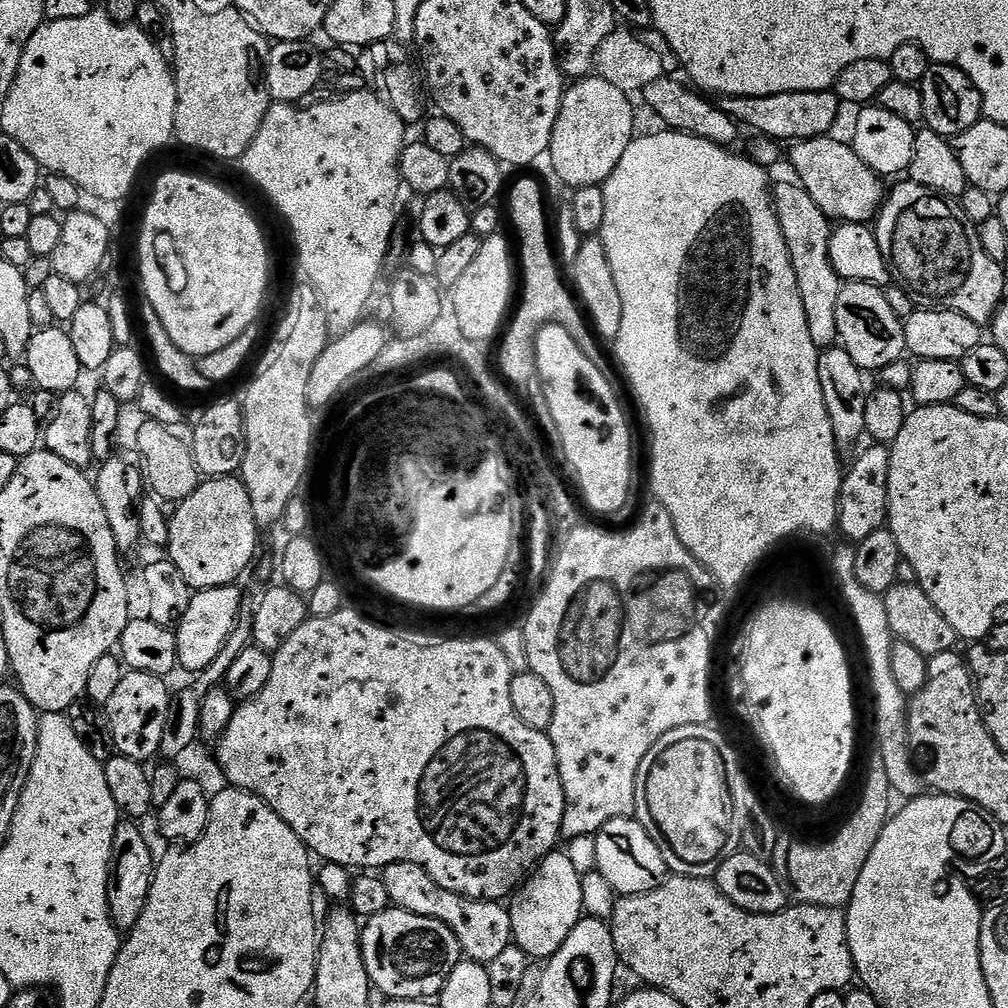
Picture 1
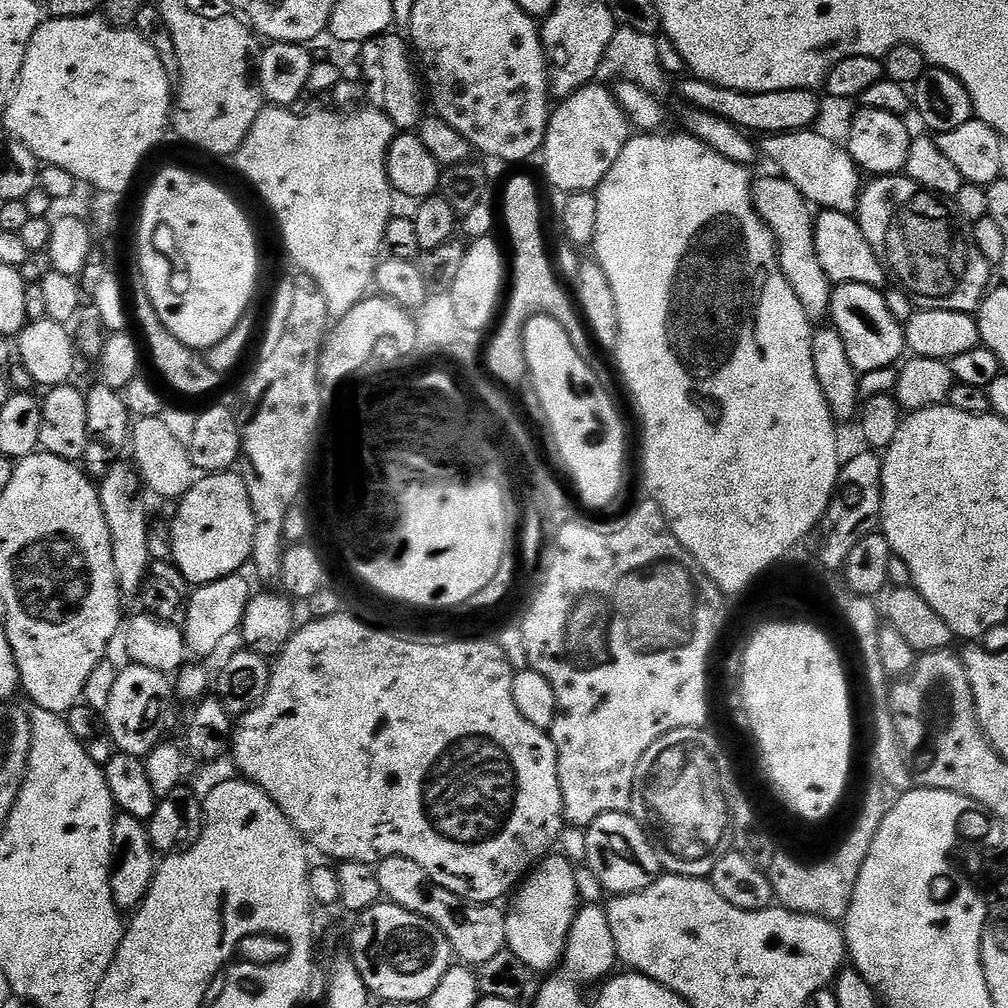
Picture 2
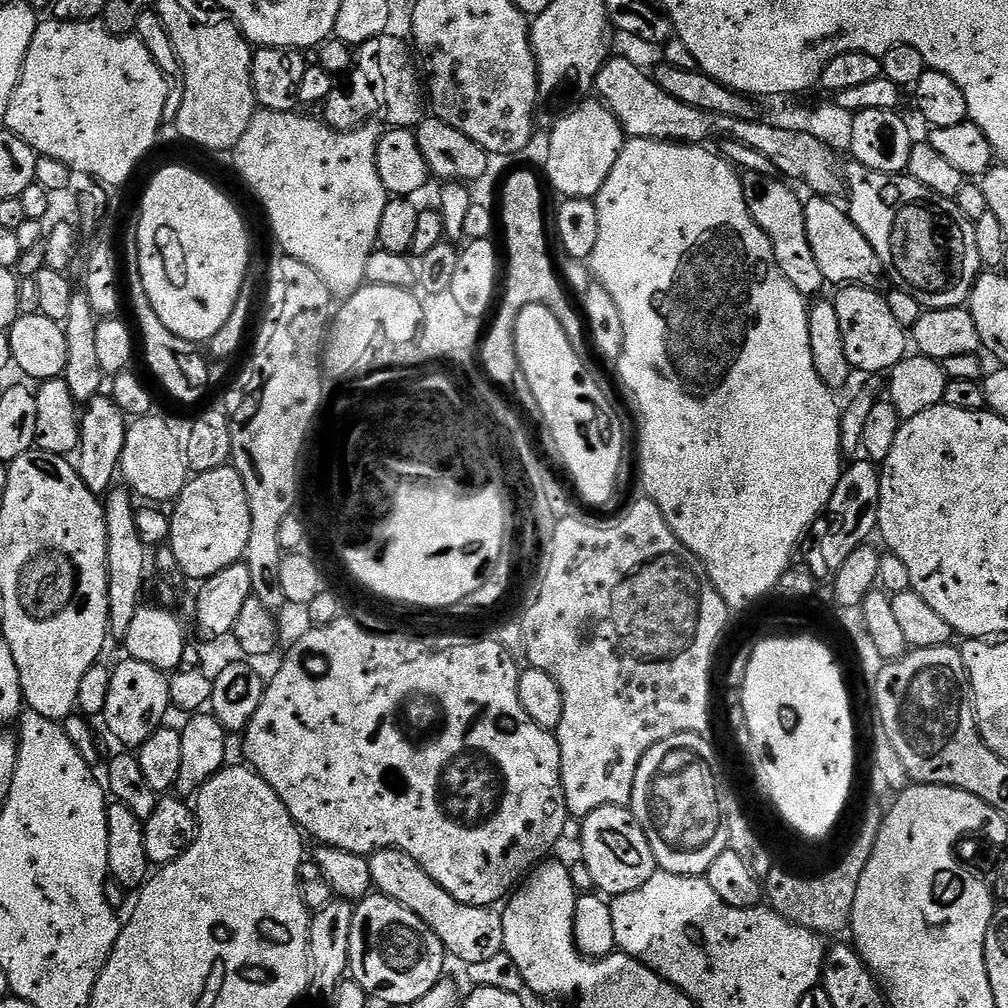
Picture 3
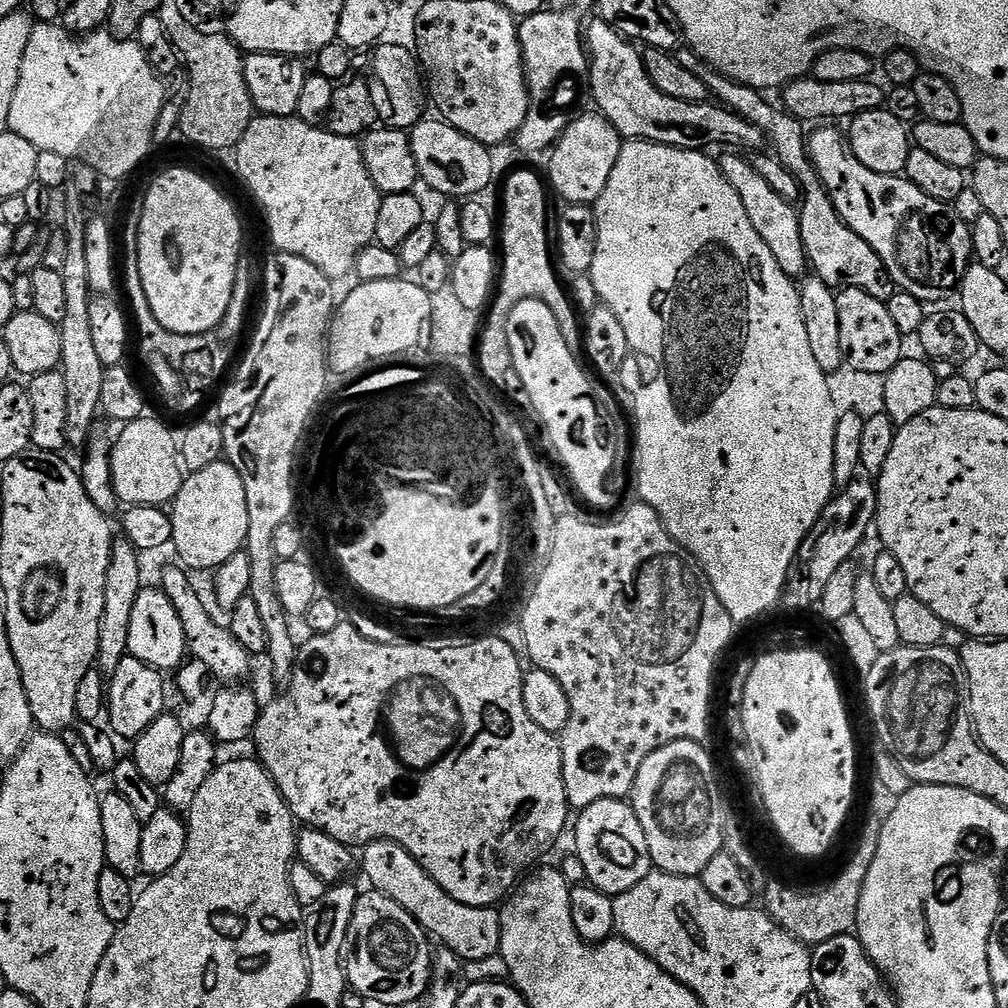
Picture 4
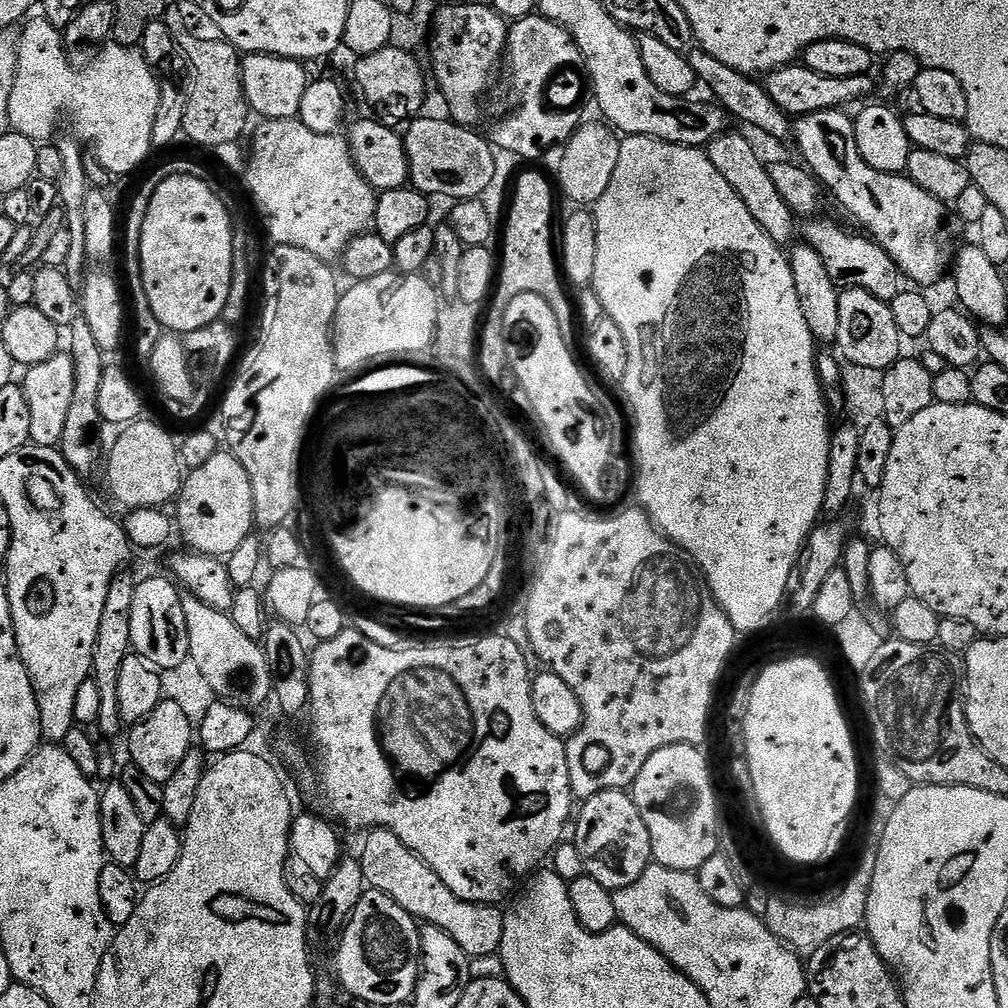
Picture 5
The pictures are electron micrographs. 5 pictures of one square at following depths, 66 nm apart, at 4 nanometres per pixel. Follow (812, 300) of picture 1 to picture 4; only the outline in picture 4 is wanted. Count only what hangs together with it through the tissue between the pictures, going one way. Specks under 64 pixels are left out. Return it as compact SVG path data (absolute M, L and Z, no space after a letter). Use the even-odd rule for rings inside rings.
M724 155L728 156L719 157L718 160L720 169L726 182L730 182L730 186L734 186L738 198L742 198L742 206L746 206L746 215L750 217L754 230L758 230L758 234L762 234L762 242L766 242L766 246L770 246L770 254L774 254L778 266L782 266L782 270L787 276L803 277L809 271L810 265L806 246L802 246L802 226L797 205L791 200L782 198L782 194L777 194L767 184L766 178L762 178L762 174L758 174L758 170L754 170L747 159L743 160L740 157L743 155Z

